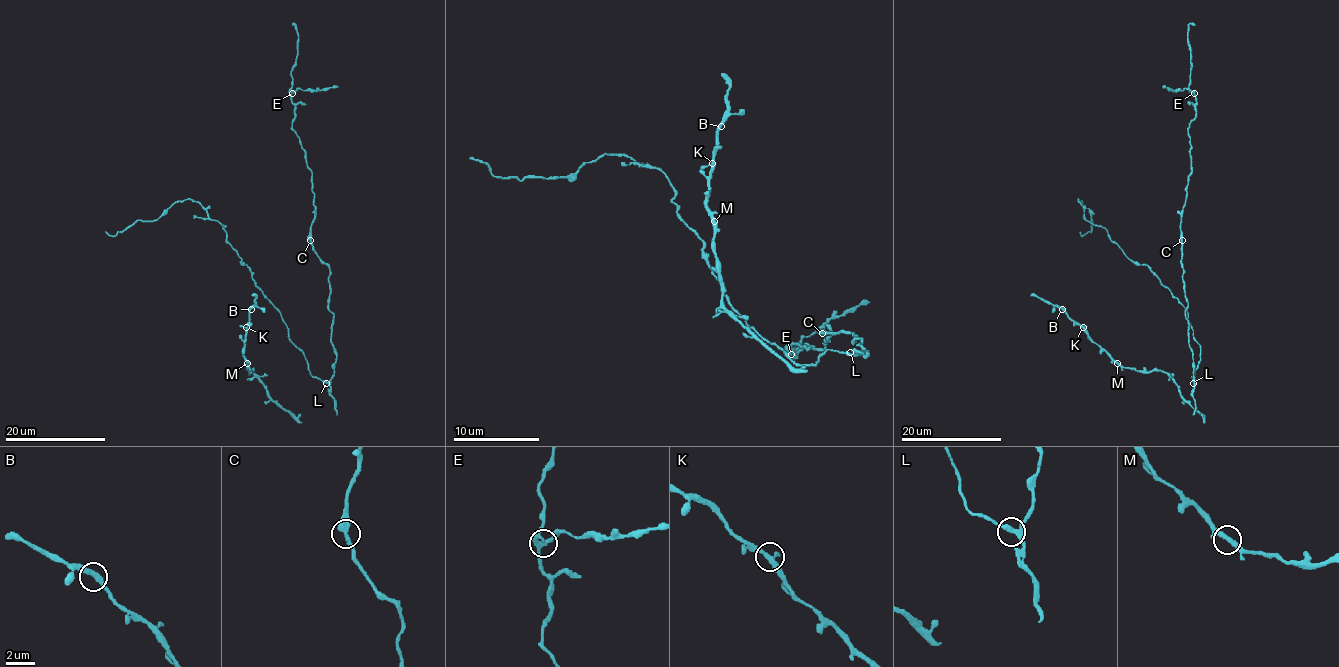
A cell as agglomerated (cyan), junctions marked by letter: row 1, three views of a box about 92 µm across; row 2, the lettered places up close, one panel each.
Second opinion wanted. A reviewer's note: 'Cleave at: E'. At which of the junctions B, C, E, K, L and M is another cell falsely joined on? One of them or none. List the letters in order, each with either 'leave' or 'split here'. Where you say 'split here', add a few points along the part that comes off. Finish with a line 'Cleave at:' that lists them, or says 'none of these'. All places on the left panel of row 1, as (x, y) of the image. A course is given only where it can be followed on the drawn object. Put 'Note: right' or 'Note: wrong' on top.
Note: right
B: leave
C: leave
E: split here; course (292, 93), (300, 89), (324, 90), (337, 87)
K: leave
L: leave
M: leave
Cleave at: E

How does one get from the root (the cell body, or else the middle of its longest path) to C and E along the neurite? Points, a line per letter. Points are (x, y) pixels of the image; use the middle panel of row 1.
C: (852, 354), (867, 350), (858, 343), (863, 339), (854, 343), (856, 335), (850, 333), (822, 333)
E: (852, 354), (867, 350), (863, 339), (824, 331), (822, 350), (794, 343), (792, 354)

